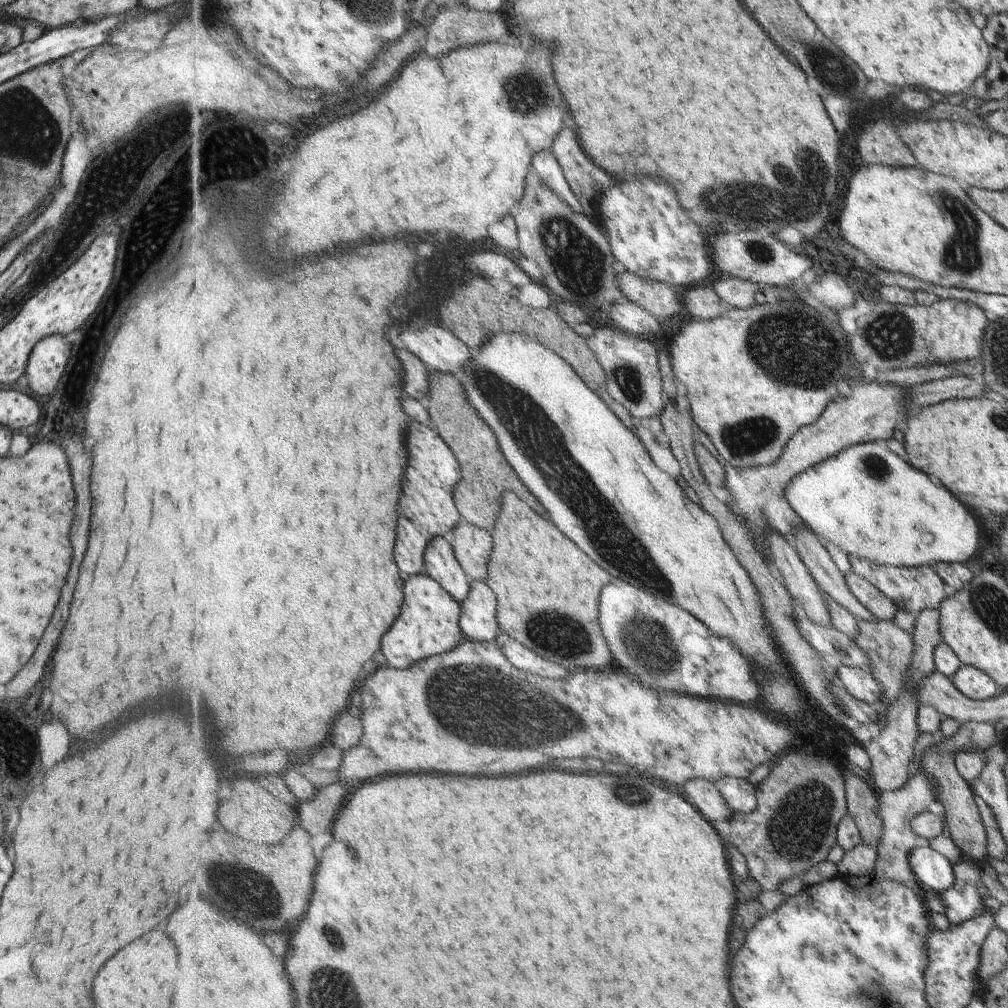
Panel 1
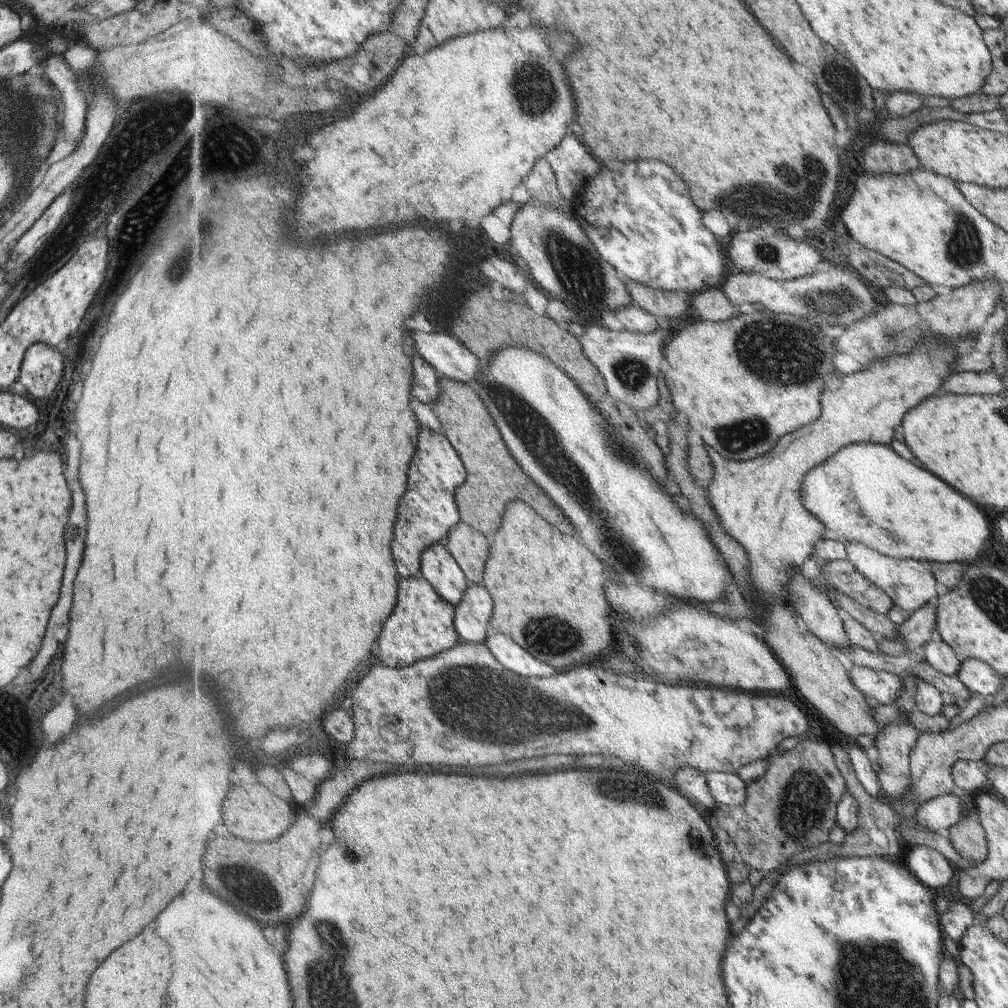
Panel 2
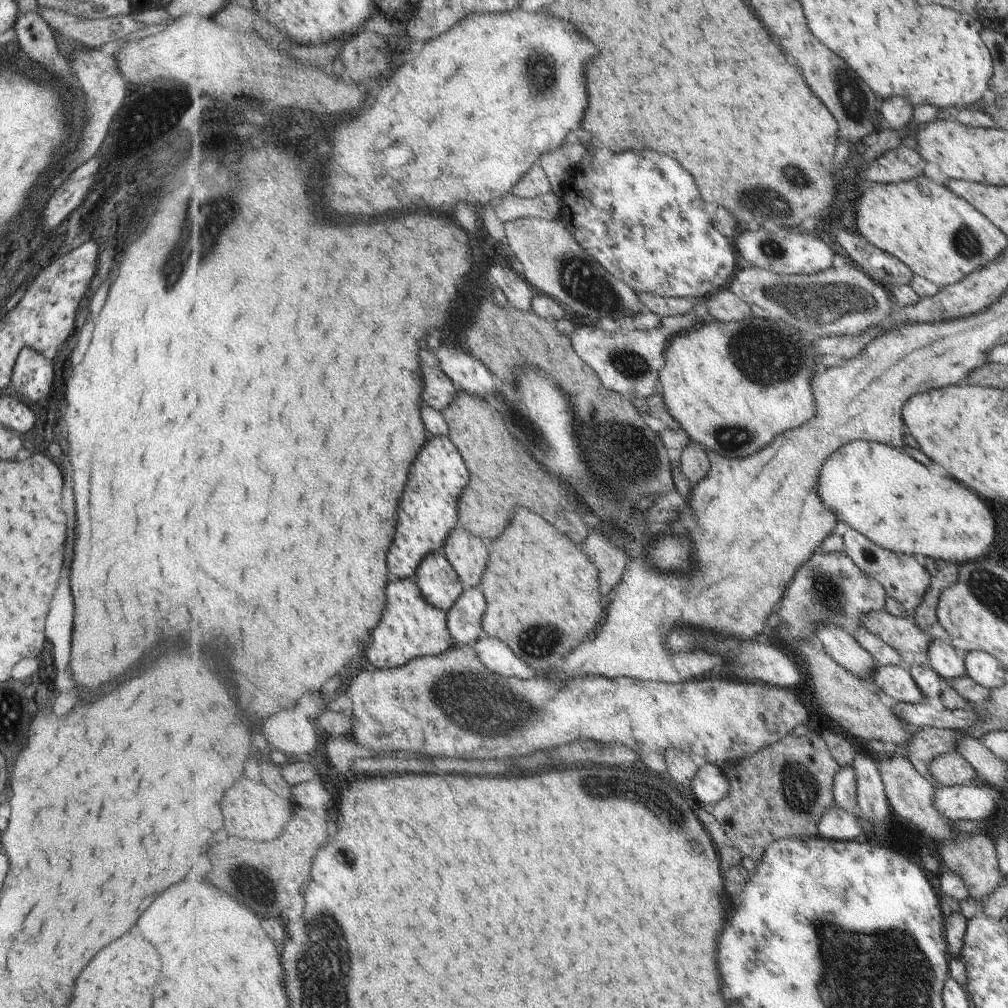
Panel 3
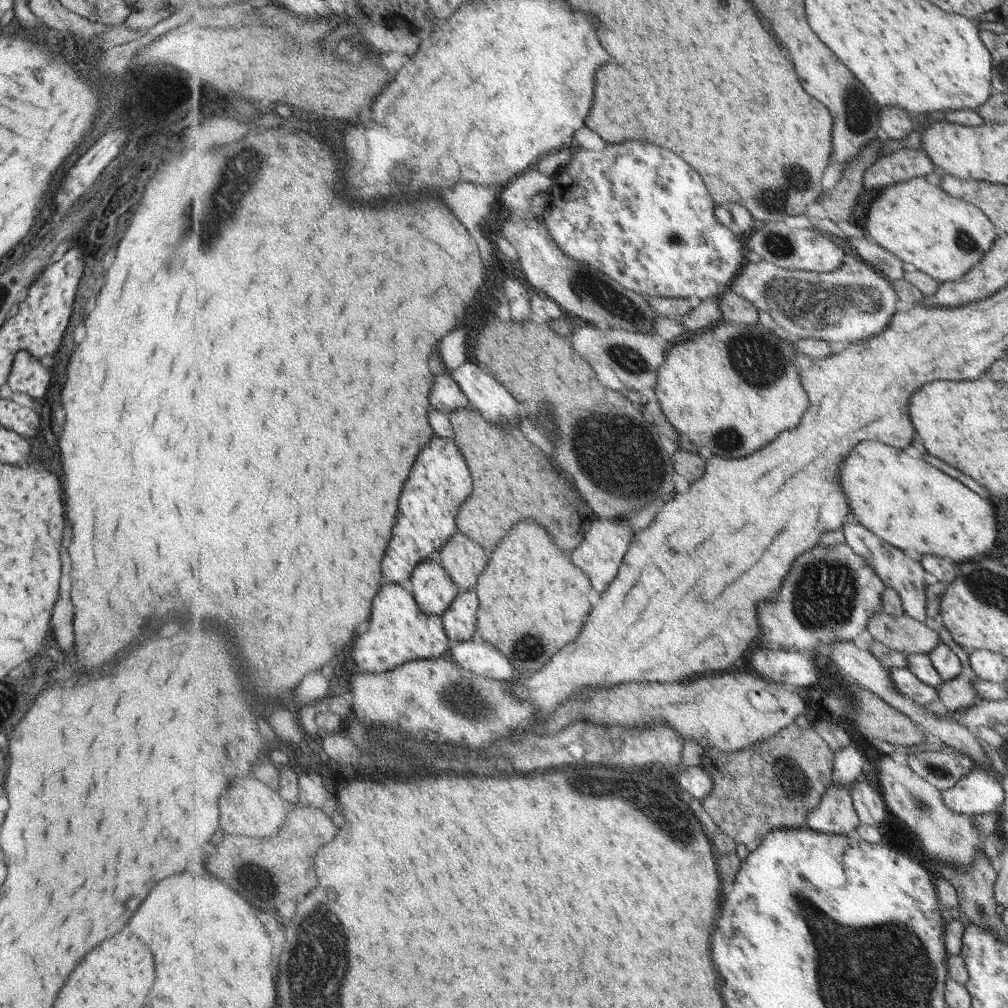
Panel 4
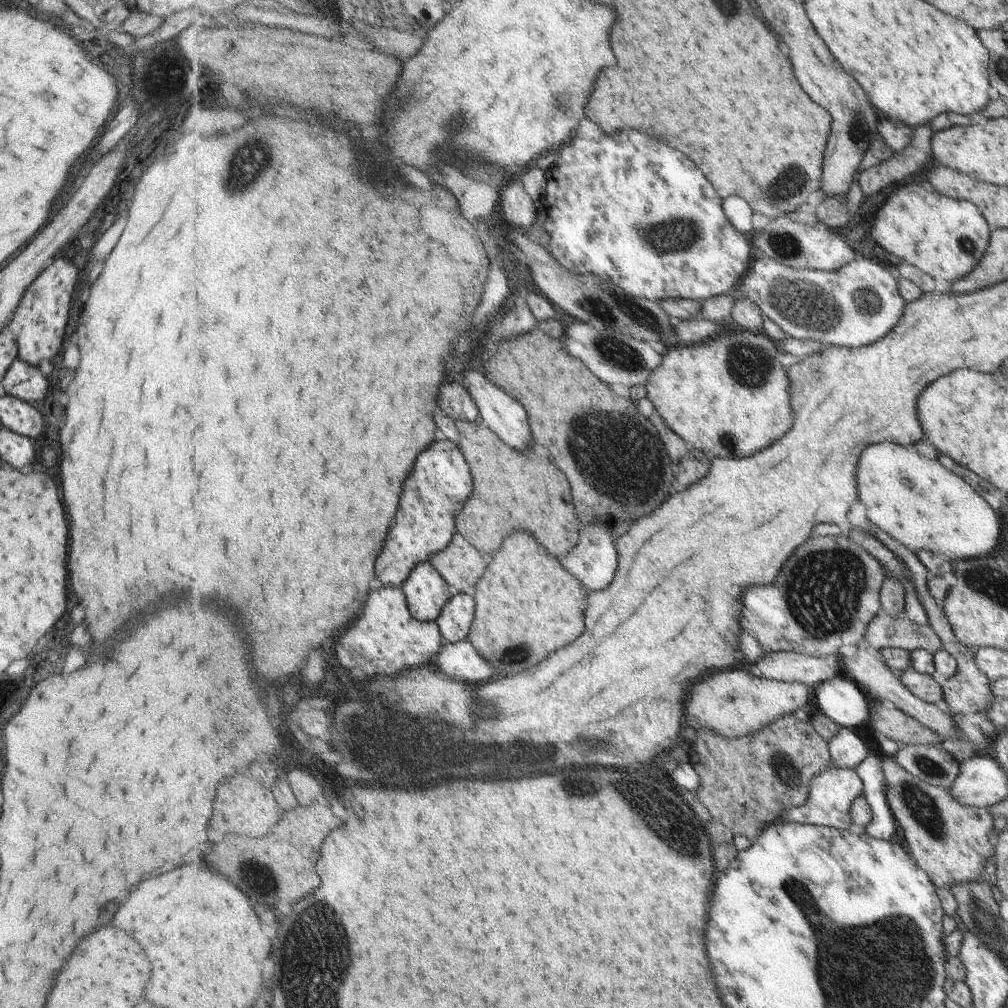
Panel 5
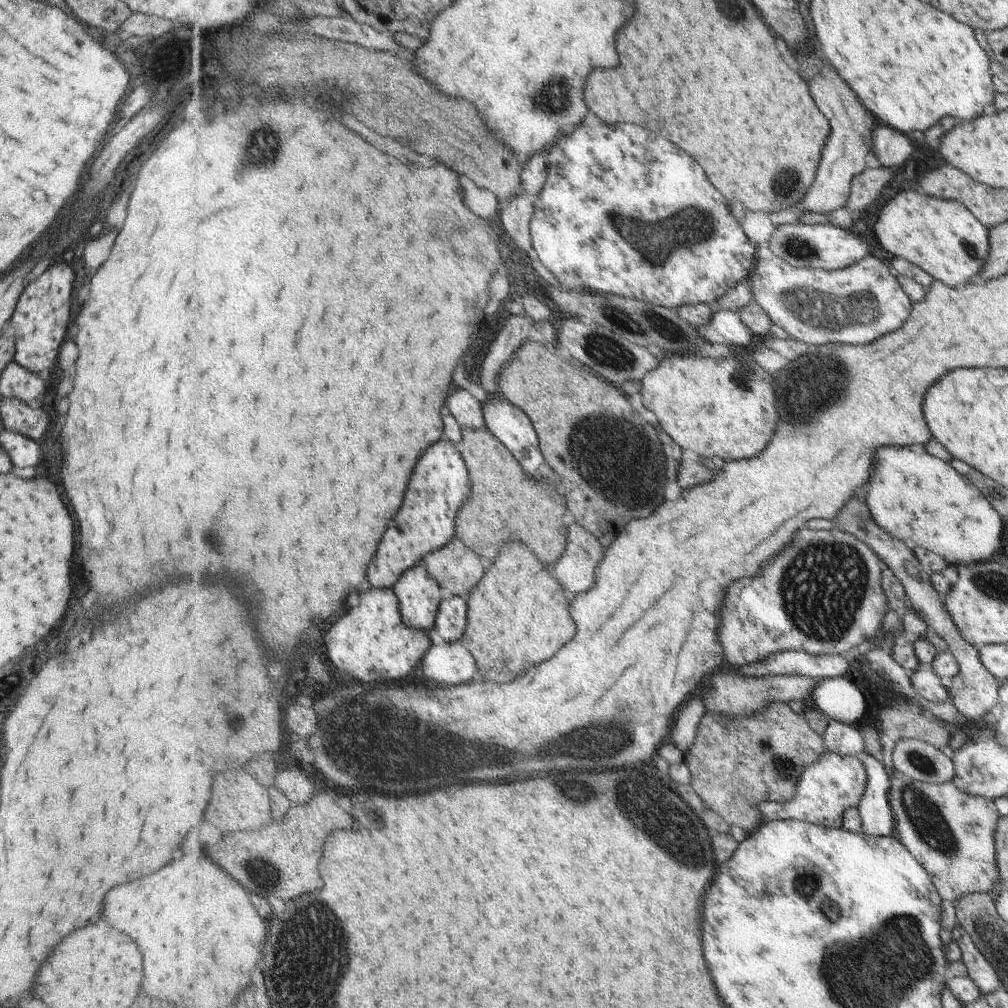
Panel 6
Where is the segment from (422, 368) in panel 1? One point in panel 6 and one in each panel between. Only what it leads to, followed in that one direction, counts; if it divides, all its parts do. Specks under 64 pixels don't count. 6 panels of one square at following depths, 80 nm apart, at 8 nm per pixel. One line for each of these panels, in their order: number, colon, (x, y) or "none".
2: (427, 380)
3: (440, 390)
4: (447, 396)
5: (456, 400)
6: (466, 407)

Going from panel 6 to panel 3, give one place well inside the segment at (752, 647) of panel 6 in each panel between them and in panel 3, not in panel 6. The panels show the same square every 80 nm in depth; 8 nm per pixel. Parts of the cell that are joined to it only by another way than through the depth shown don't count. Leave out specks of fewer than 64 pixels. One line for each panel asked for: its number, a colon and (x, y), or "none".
3: (829, 587)
4: (831, 593)
5: (830, 589)

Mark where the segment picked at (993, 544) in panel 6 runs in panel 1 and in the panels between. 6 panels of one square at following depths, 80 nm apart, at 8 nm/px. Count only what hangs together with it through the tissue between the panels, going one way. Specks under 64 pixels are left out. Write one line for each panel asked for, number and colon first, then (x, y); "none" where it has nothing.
1: (868, 502)
2: (867, 492)
3: (894, 502)
4: (907, 503)
5: (918, 503)

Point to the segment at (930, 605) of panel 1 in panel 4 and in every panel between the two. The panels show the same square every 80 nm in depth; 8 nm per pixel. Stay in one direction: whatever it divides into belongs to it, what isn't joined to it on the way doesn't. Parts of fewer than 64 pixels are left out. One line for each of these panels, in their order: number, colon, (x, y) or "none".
2: (910, 586)
3: (905, 580)
4: (897, 571)

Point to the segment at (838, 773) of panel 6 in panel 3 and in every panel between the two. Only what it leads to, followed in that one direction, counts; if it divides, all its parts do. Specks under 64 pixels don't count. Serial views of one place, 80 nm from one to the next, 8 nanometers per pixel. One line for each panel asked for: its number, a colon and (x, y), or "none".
3: (838, 824)
4: (835, 813)
5: (833, 793)

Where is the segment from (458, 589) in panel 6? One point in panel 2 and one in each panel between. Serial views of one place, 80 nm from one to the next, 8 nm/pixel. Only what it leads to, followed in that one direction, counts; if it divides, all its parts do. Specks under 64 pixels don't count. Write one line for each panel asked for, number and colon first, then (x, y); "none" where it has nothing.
2: (470, 547)
3: (468, 554)
4: (465, 560)
5: (461, 564)

